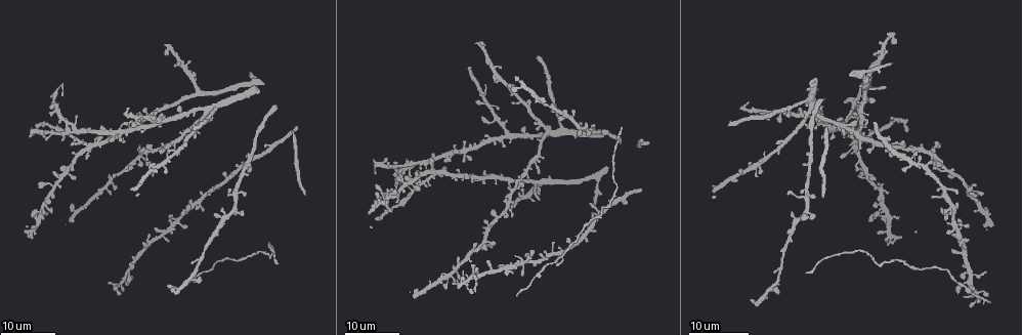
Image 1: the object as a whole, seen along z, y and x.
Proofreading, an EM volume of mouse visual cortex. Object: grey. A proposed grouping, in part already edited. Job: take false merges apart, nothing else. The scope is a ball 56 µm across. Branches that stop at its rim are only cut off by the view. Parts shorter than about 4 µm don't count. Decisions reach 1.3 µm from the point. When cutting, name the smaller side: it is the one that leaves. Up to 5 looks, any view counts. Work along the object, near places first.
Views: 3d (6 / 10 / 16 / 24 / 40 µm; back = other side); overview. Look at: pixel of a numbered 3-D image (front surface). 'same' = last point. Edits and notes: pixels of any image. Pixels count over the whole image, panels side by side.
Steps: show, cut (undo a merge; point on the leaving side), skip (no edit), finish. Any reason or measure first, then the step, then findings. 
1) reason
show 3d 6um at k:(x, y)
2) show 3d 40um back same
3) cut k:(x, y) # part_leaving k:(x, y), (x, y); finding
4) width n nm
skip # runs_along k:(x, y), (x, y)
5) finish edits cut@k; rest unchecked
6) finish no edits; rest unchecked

four-way junction
show 3d 24um at 1:(578, 123)

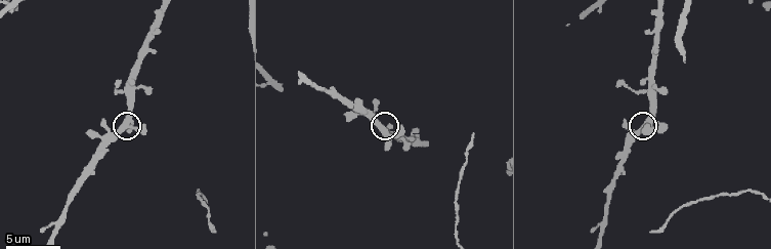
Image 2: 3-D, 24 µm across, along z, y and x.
show 3d 10um at 2:(383, 130)

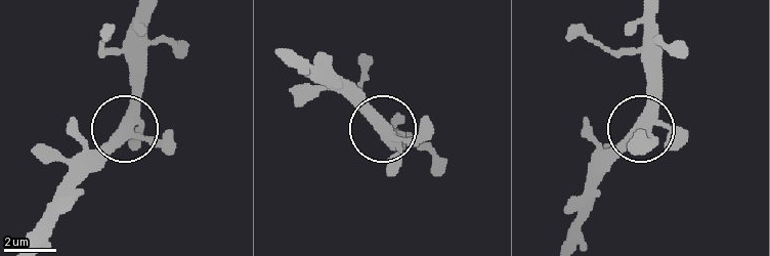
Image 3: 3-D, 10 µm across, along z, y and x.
arms 4
skip # runs_along 3:(148, 16), (135, 116), (74, 179); continuous, no second neuron

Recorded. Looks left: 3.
four or more arms meet
show 3d 24um at 1:(89, 146)

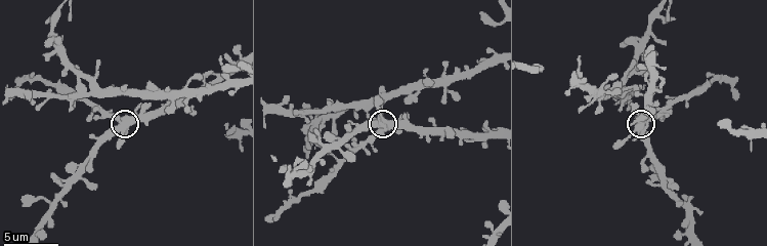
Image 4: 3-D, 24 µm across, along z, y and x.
show 3d 6um at 4:(123, 123)

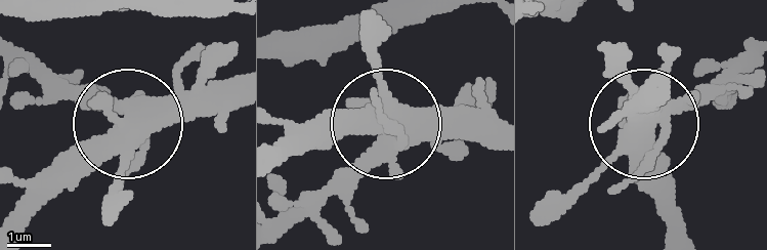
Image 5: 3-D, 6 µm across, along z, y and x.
skip # runs_along 5:(228, 48), (129, 119), (85, 108), (34, 59); all the same neuron

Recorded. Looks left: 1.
finish no edits; rest unchecked

